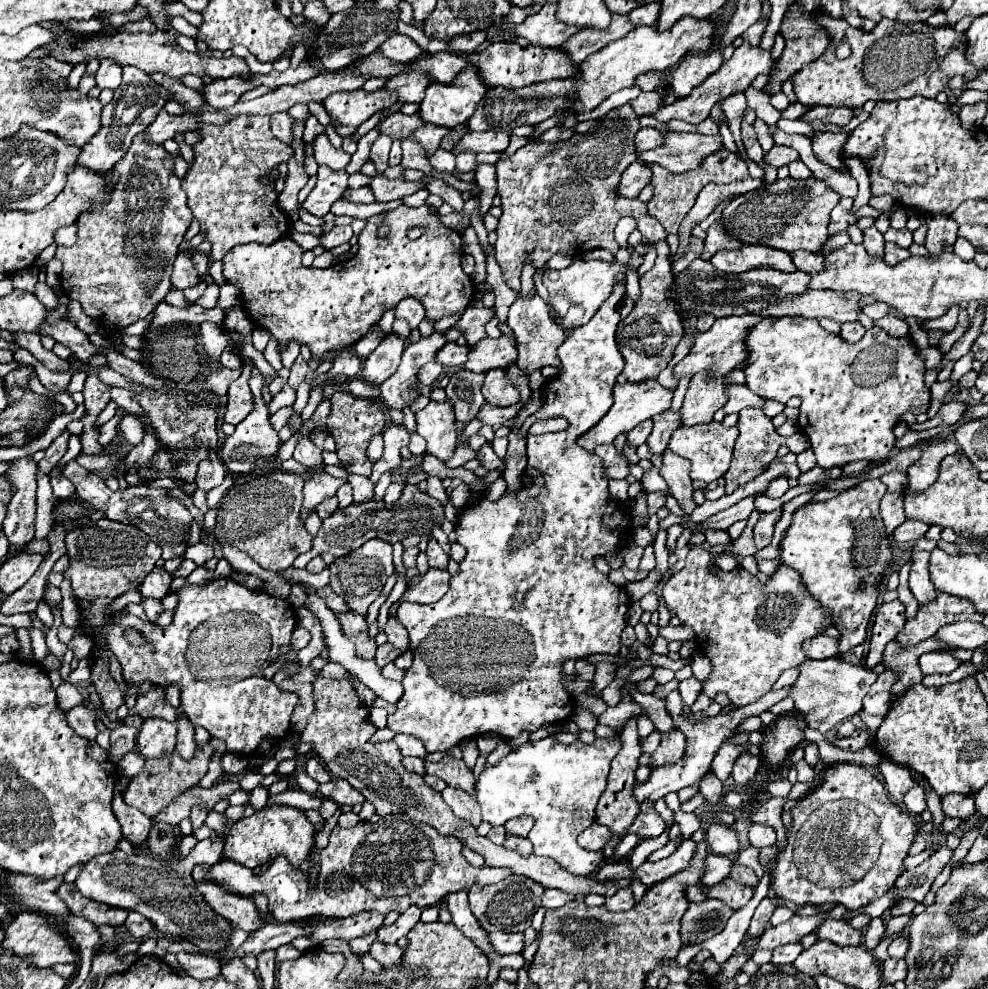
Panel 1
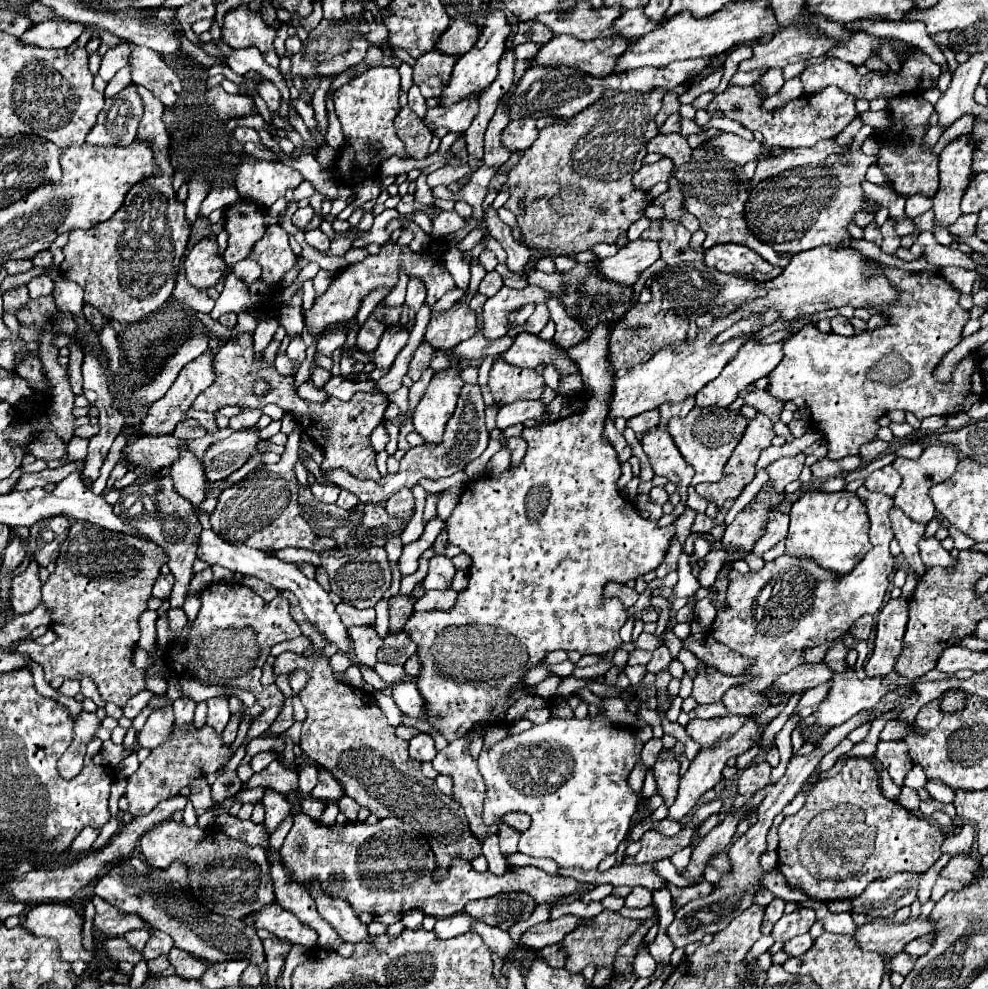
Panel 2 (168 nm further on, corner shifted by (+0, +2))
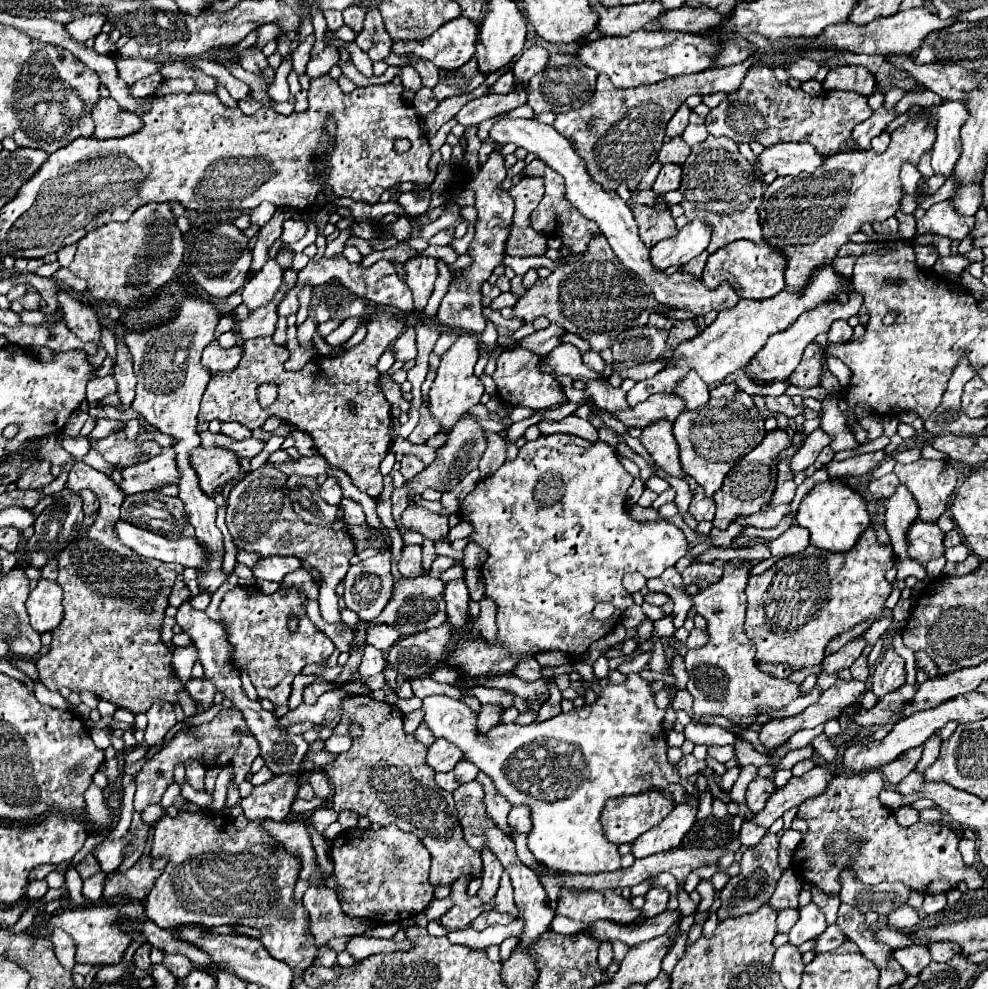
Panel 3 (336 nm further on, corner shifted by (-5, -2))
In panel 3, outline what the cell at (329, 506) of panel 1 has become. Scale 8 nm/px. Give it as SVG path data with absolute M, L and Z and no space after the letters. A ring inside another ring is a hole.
M328 477L328 479L324 481L324 485L320 487L320 495L322 495L322 499L324 499L326 503L338 505L340 499L342 499L342 489L340 489L340 485L338 485L338 481L336 481L334 477Z

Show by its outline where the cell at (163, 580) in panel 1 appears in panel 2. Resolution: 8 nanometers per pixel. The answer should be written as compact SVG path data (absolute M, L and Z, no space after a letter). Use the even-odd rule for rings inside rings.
M159 575L159 579L155 579L155 587L153 587L153 597L165 599L171 595L171 587L173 587L173 579L171 575Z

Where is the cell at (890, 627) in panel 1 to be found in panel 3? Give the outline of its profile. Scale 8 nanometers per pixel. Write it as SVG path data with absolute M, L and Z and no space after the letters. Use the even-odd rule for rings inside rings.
M886 647L872 677L872 691L876 699L882 699L888 691L896 691L896 687L902 687L904 683L906 683L904 659L896 655L892 647Z

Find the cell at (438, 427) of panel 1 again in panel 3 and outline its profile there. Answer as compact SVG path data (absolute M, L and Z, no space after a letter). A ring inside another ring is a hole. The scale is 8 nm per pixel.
M462 333L456 343L440 357L440 367L438 375L430 387L430 411L432 417L442 425L442 427L452 427L462 413L466 413L472 405L480 403L480 397L484 393L484 385L480 379L474 375L474 365L480 357L480 341L476 335Z

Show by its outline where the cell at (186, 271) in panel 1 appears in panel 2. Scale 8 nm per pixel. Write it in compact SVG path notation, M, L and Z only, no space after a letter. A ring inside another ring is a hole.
M203 239L195 243L187 251L183 265L185 265L187 281L197 289L207 289L215 285L227 271L223 257L217 255L215 239Z

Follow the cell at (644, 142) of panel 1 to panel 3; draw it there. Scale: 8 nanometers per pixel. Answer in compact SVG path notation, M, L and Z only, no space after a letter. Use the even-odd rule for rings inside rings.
M674 137L670 141L666 141L658 153L658 161L660 163L676 163L676 165L684 165L684 161L690 155L690 147L684 143L682 137Z

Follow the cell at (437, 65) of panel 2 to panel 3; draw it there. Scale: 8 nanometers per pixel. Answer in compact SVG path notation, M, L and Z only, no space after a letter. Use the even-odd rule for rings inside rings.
M472 57L466 65L462 65L456 71L440 71L440 81L438 85L432 89L434 97L436 95L444 95L444 97L436 97L438 101L452 97L452 95L460 95L460 93L470 93L476 87L480 87L484 83L486 75L480 75L476 57Z

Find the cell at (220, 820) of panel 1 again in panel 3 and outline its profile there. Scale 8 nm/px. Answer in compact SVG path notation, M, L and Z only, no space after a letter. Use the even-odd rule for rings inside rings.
M354 935L352 941L348 943L346 951L356 959L366 959L368 955L374 955L374 953L384 953L384 951L400 951L400 949L410 949L412 947L412 941L386 941L386 939L368 939L368 937L362 937L362 935Z

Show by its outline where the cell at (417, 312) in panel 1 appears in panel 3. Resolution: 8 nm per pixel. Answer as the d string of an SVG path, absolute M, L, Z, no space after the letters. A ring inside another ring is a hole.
M418 255L418 257L408 259L402 267L406 273L406 285L414 293L414 303L416 303L416 309L420 311L426 307L426 303L434 291L434 281L438 277L436 259Z

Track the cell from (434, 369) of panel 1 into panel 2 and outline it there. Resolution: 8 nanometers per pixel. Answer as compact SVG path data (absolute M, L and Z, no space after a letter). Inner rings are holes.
M423 341L423 343L419 345L419 349L415 351L413 359L411 359L411 365L409 365L409 373L407 373L407 375L409 375L413 381L417 381L417 379L423 375L423 371L429 367L433 355L435 355L435 349L433 349L429 343Z

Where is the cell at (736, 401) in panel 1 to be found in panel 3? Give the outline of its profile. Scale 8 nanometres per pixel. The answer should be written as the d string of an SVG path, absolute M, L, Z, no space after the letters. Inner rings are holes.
M780 395L780 397L766 397L766 405L770 411L782 413L786 417L796 417L804 413L804 405L794 405L792 399L788 399L788 395Z

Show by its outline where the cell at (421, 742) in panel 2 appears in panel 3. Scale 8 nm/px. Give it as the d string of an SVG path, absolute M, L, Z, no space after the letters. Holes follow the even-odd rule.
M436 739L436 743L428 747L426 761L434 771L448 773L456 767L460 759L462 759L462 751L458 747L452 747L452 743L448 743L446 739Z

